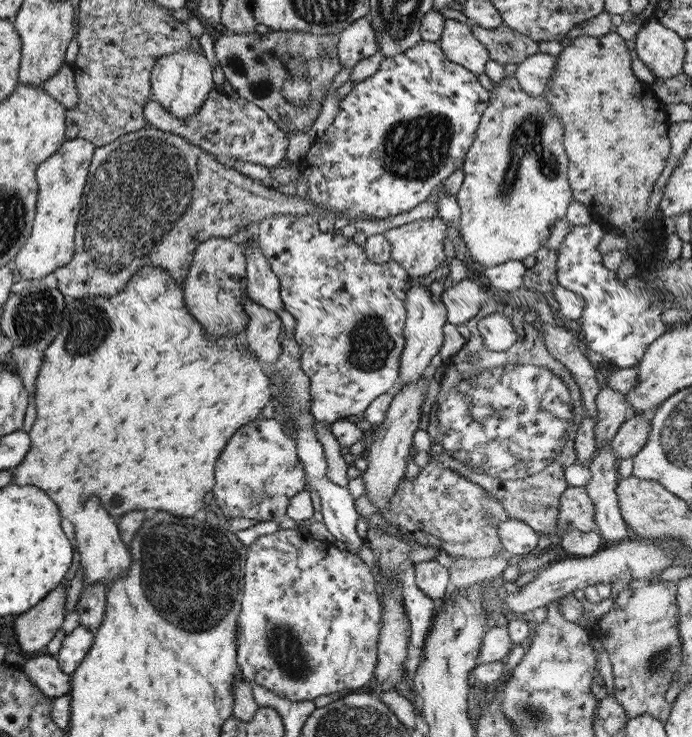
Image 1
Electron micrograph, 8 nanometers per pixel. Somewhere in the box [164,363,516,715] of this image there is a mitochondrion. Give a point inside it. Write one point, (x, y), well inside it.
(283, 647)

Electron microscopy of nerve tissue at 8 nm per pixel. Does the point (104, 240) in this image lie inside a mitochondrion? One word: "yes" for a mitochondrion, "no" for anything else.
yes

